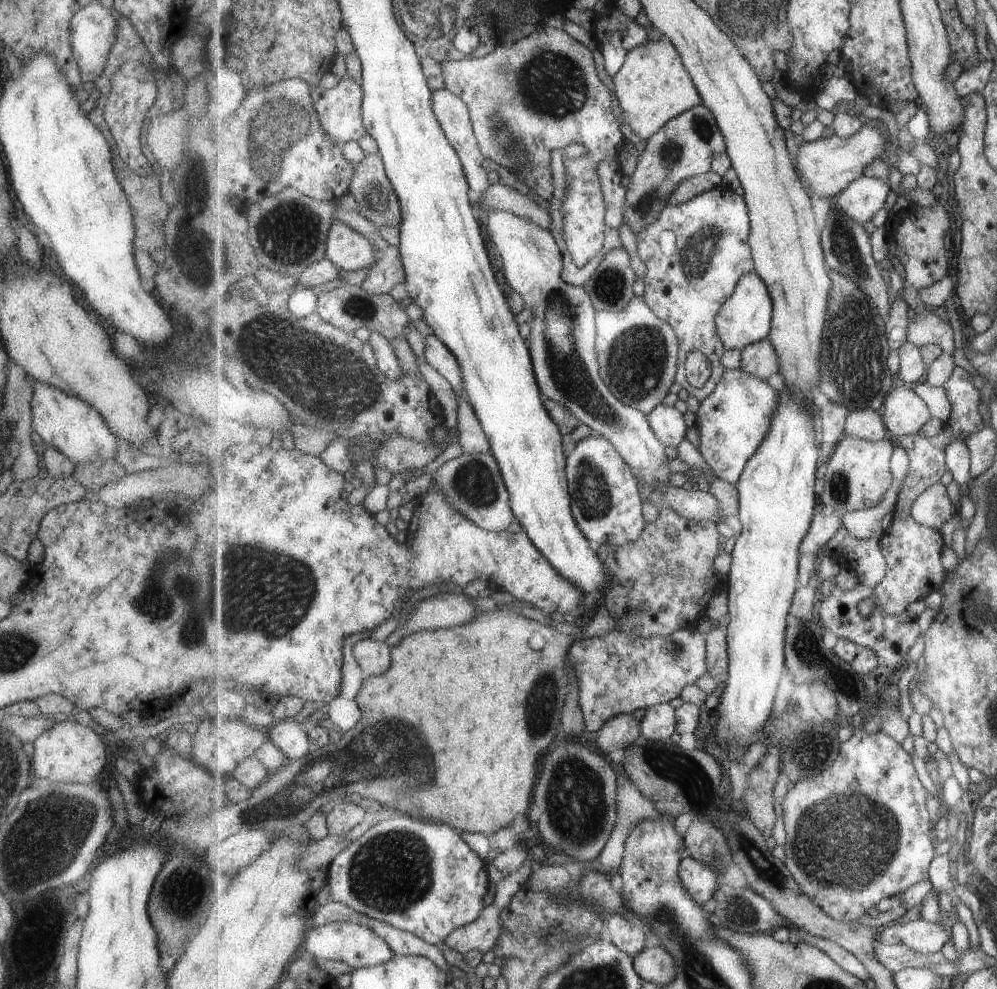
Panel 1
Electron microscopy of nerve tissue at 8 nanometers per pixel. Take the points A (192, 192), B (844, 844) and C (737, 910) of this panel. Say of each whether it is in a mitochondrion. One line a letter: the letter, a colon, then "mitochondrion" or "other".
A: other
B: mitochondrion
C: mitochondrion

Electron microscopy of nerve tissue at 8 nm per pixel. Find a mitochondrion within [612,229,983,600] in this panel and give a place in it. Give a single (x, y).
(854, 361)

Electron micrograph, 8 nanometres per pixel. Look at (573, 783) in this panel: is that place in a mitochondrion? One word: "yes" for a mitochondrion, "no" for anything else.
yes

